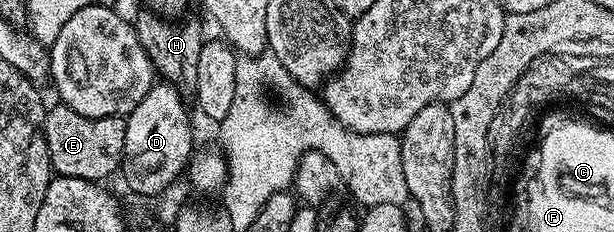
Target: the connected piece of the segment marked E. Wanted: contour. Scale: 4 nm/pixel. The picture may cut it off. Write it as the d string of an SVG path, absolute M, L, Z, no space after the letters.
M56 103L44 114L44 134L53 174L100 183L121 168L126 147L123 117L83 117L69 105Z

